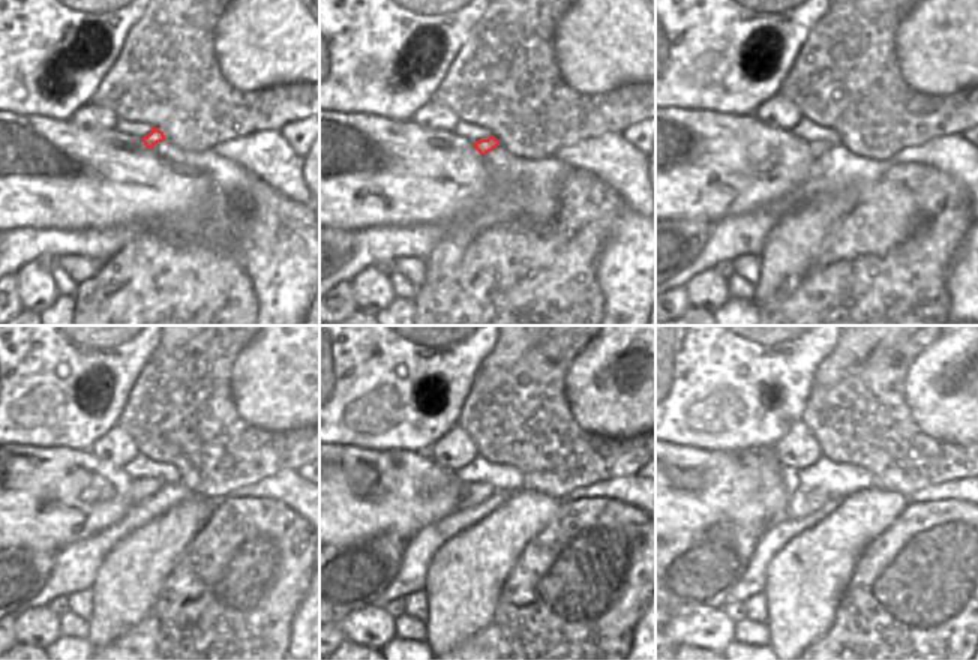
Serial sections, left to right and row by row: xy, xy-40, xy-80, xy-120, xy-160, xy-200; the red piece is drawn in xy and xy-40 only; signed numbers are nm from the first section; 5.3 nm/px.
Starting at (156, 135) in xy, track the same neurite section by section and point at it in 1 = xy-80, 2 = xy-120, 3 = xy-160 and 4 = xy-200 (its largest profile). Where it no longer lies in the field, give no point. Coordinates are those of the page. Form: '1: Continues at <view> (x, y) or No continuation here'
1: Continues at xy-80 (818, 147)
2: Continues at xy-120 (141, 489)
3: Continues at xy-160 (474, 492)
4: Continues at xy-200 (803, 501).

